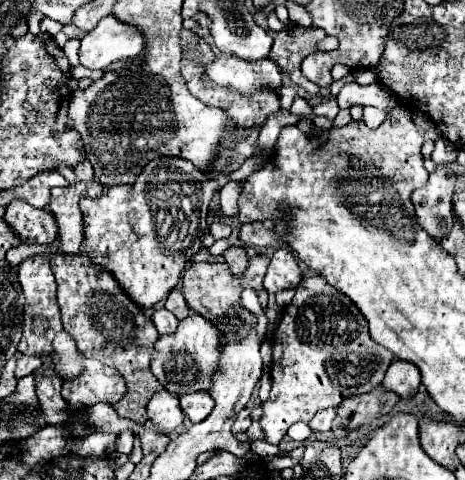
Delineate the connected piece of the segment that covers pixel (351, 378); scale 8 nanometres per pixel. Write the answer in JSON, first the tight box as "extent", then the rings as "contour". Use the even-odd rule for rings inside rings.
{"extent":[260,274,394,444],"contour":[[[314,274],[300,282],[292,304],[286,306],[280,328],[274,332],[272,390],[270,398],[262,402],[260,418],[264,440],[270,444],[280,444],[294,422],[310,422],[318,410],[340,406],[344,398],[368,392],[384,380],[394,354],[370,338],[366,318],[348,302],[324,276]],[[368,356],[370,368],[366,368]]]}

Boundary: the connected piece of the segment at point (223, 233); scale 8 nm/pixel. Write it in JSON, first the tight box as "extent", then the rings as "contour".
{"extent":[210,222,232,240],"contour":[[[214,222],[214,224],[210,224],[210,234],[214,236],[214,240],[230,238],[230,232],[232,232],[232,228],[230,228],[228,224],[224,224],[224,222]]]}

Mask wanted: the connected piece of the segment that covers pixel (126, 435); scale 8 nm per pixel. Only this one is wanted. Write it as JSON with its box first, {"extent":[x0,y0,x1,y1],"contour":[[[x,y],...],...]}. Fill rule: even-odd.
{"extent":[116,430,134,454],"contour":[[[132,430],[120,432],[118,442],[116,442],[116,450],[122,452],[122,454],[130,454],[132,452],[132,440],[134,440],[134,432]]]}

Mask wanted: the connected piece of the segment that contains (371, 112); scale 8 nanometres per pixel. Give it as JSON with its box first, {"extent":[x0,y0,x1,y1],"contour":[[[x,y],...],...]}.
{"extent":[362,106,386,128],"contour":[[[364,106],[364,116],[362,116],[362,120],[364,120],[370,128],[378,128],[384,118],[386,118],[386,112],[384,112],[384,110],[378,110],[378,108],[372,108],[372,106]]]}

